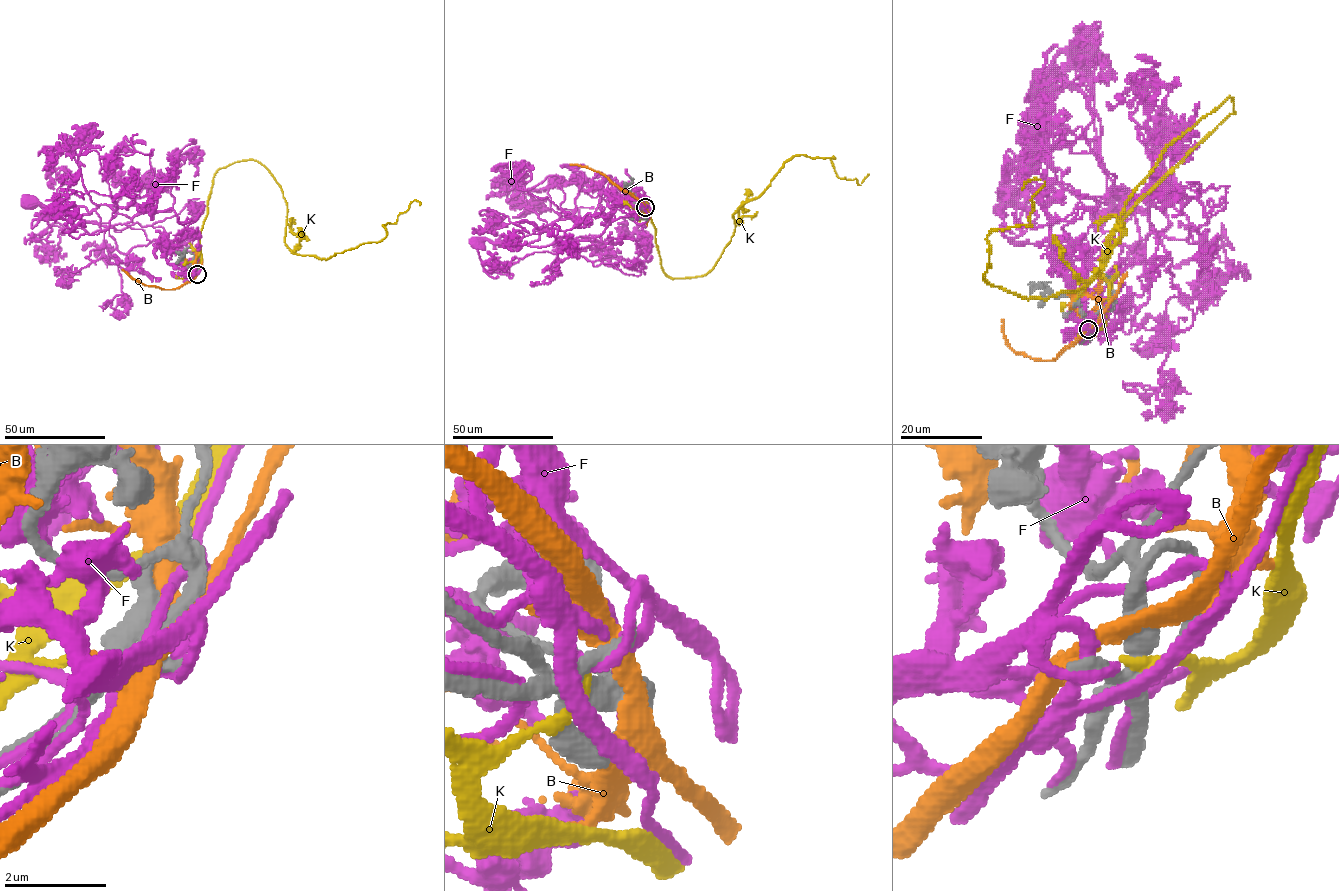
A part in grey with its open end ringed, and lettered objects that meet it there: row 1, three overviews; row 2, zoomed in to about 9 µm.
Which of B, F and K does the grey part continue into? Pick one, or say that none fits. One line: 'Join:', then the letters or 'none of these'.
Join: none of these

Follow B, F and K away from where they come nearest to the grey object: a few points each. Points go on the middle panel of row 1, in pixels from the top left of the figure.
B: (645, 207), (597, 172), (570, 164)
F: (643, 208), (648, 216), (643, 223), (619, 217), (593, 240), (563, 237), (538, 246), (486, 239), (478, 243)
K: (644, 209), (668, 276), (701, 276), (733, 214), (793, 156), (833, 156), (859, 185), (868, 174)

